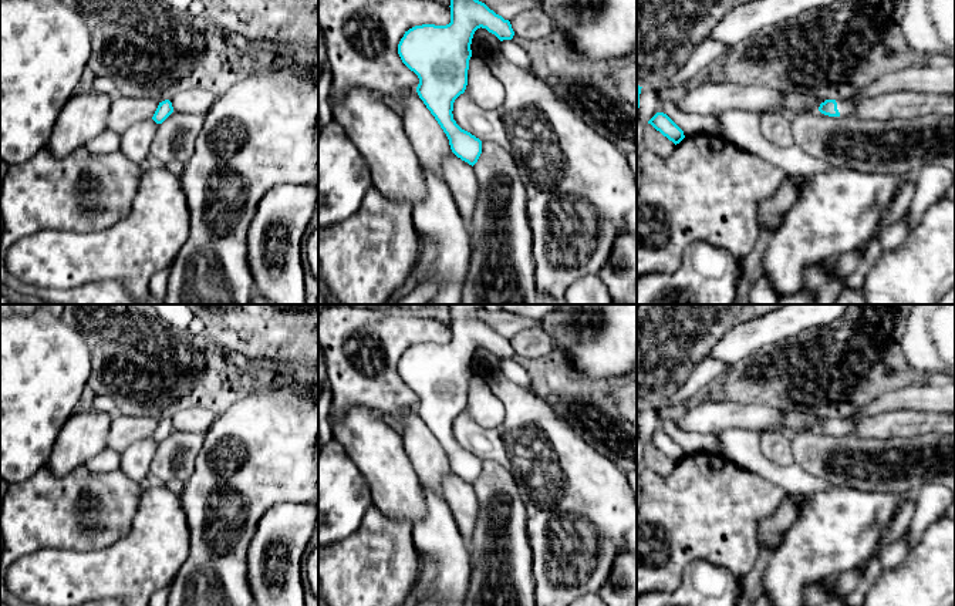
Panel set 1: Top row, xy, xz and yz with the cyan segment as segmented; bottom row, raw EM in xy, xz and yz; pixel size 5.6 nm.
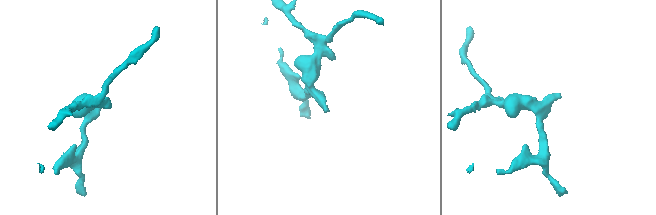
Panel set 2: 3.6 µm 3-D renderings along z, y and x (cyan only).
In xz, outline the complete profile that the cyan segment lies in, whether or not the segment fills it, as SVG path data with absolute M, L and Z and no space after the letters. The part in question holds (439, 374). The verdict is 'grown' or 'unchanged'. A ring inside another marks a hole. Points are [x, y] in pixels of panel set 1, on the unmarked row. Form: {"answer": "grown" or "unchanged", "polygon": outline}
{"answer": "unchanged", "polygon": "M483 304L442 306L450 314L450 341L446 344L422 343L409 347L398 363L398 373L402 381L418 394L416 411L446 452L452 471L473 485L482 472L482 459L462 448L452 432L455 418L465 411L468 404L472 357L480 346L495 353L500 360L512 358L514 350L509 339L475 317L483 309Z"}

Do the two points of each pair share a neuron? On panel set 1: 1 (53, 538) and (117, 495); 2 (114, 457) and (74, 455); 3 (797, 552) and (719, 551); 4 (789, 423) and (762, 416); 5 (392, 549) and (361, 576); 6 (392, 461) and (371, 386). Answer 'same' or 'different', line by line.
1: same
2: different
3: different
4: same
5: same
6: different

